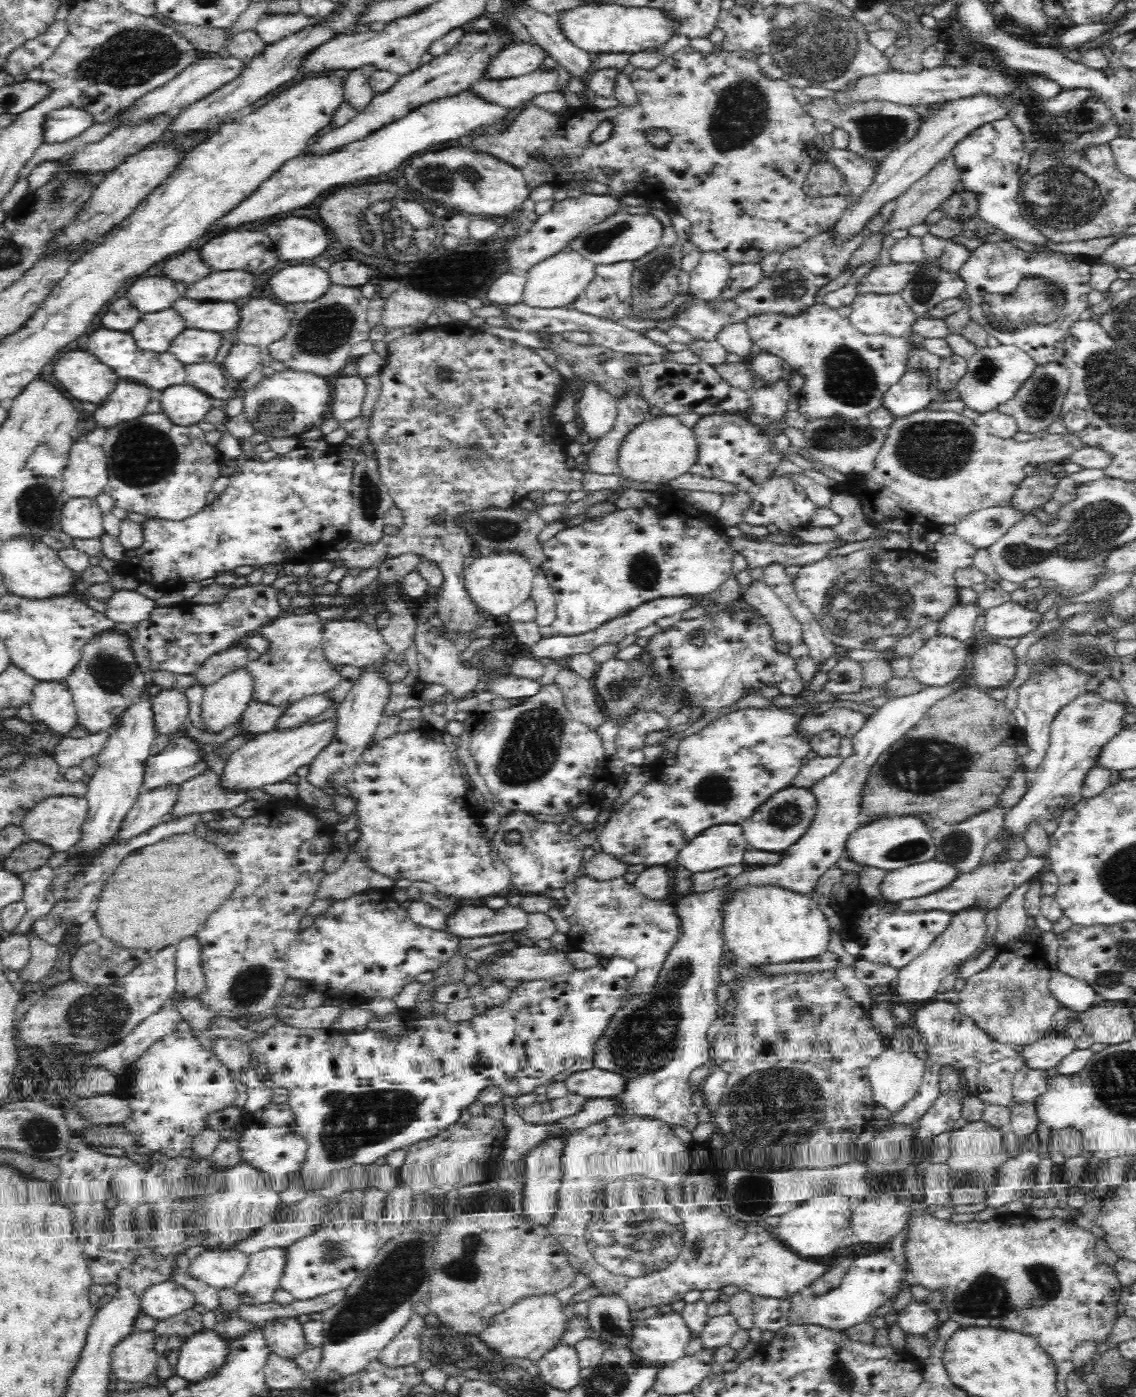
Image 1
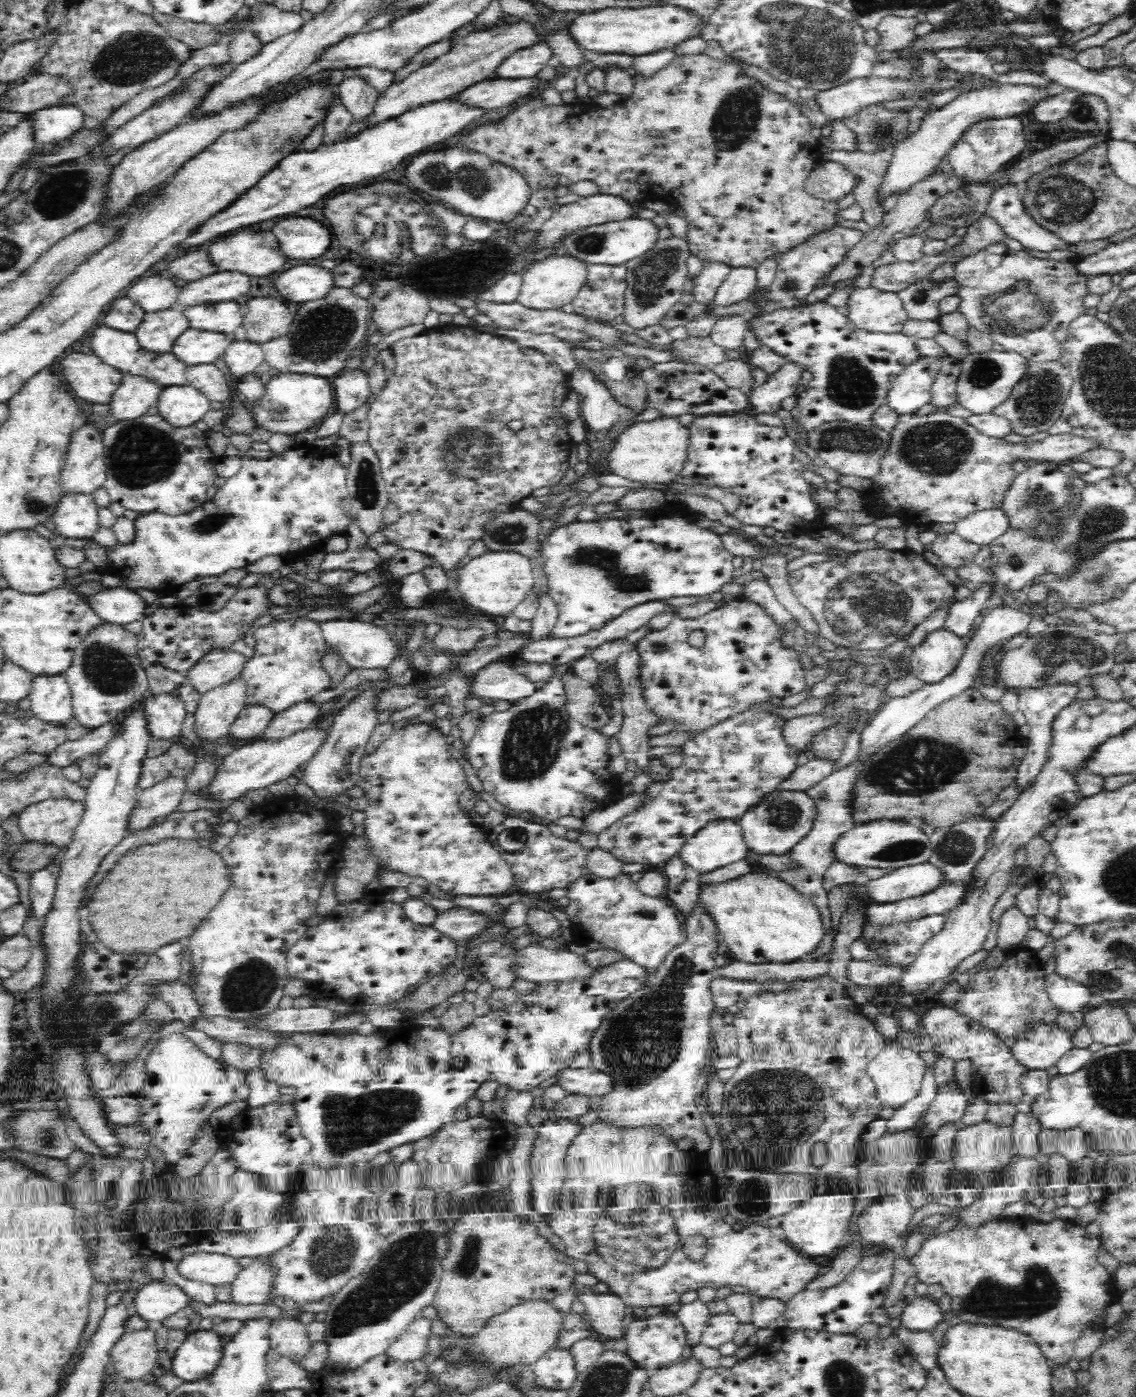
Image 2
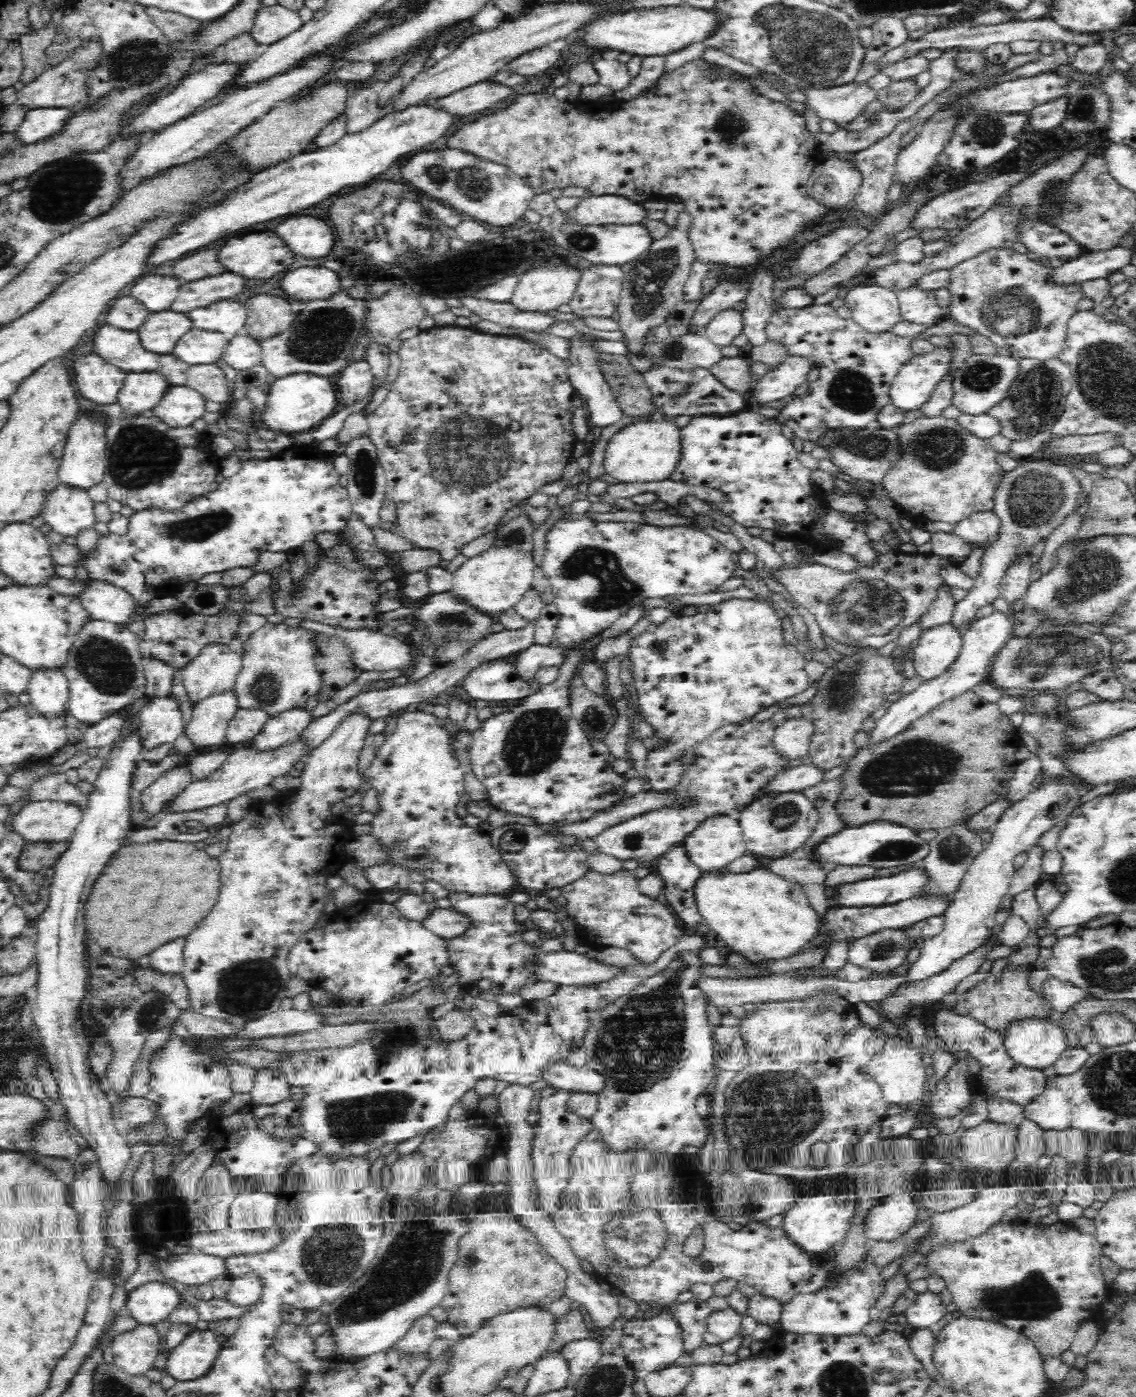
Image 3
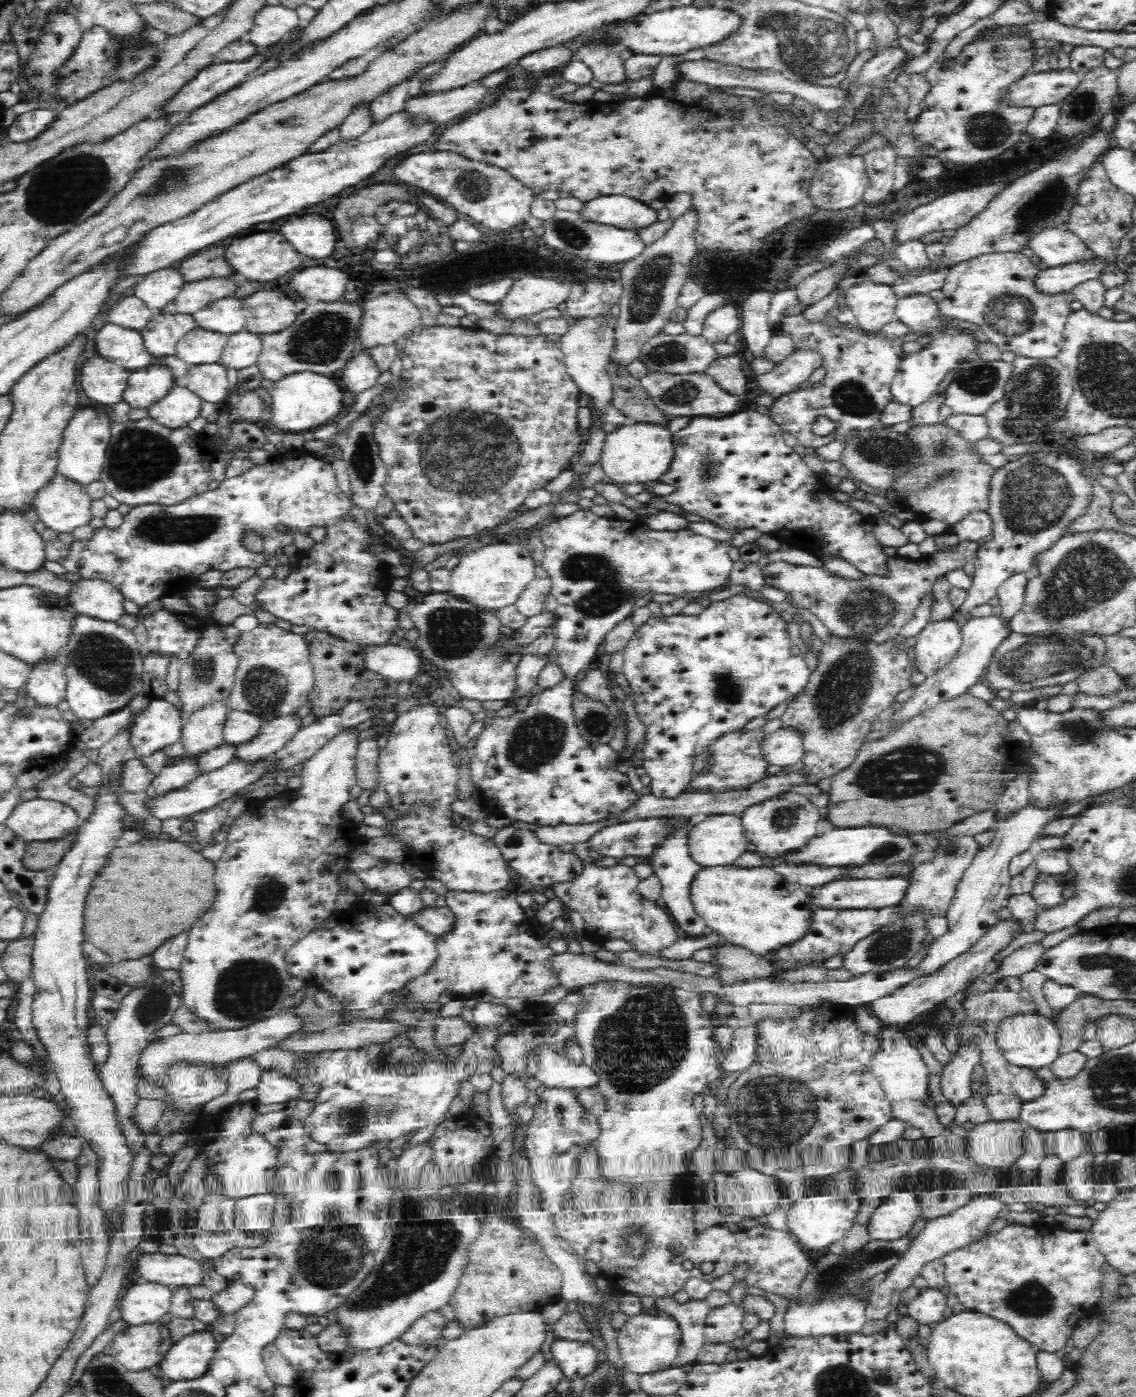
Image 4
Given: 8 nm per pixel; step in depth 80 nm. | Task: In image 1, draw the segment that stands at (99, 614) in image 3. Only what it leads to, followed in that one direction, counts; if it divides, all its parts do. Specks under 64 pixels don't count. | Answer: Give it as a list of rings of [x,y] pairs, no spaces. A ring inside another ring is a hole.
[[[120,589],[106,602],[106,617],[114,624],[132,624],[150,618],[150,614],[158,608],[156,600],[146,598],[135,589]]]

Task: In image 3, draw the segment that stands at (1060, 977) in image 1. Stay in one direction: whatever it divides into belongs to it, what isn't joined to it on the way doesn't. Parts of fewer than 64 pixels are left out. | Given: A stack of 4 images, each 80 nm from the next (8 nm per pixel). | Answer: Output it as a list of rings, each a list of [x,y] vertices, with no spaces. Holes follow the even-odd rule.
[[[1054,976],[1048,977],[1048,980],[1043,982],[1041,990],[1052,1008],[1056,1012],[1062,1012],[1062,1014],[1068,1012],[1072,1006],[1076,1006],[1078,1002],[1090,997],[1088,991],[1071,982],[1060,981]]]

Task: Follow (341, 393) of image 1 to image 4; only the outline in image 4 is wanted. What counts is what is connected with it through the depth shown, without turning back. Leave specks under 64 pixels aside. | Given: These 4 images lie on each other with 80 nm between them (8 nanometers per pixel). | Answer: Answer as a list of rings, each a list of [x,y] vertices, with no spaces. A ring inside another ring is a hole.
[[[358,349],[357,353],[350,358],[346,363],[346,366],[341,370],[343,388],[346,388],[346,395],[360,394],[368,388],[372,388],[377,384],[377,379],[380,376],[380,372],[373,365],[372,360],[363,349]]]

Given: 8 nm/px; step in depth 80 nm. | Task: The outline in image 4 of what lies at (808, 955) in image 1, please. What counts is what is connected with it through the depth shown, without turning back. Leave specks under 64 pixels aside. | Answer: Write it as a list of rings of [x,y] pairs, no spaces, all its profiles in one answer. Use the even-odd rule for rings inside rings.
[[[766,866],[701,868],[690,886],[690,898],[696,912],[704,919],[707,931],[722,934],[729,945],[762,958],[800,943],[810,932],[815,912],[805,888],[786,881],[772,867]]]

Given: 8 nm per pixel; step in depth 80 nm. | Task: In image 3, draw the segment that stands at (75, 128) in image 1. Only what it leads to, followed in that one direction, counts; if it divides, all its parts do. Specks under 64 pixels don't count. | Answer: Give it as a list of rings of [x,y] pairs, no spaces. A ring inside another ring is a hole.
[[[75,107],[35,108],[26,112],[24,120],[16,129],[22,143],[38,144],[56,134],[62,134],[70,118],[74,118]]]

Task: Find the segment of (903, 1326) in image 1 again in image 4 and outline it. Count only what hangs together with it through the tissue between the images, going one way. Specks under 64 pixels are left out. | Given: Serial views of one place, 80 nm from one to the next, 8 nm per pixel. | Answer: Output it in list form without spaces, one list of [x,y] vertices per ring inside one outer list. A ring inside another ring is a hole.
[[[922,1289],[918,1296],[907,1305],[907,1316],[916,1321],[920,1326],[928,1326],[932,1322],[940,1322],[944,1319],[943,1312],[947,1307],[946,1296],[938,1291]]]

